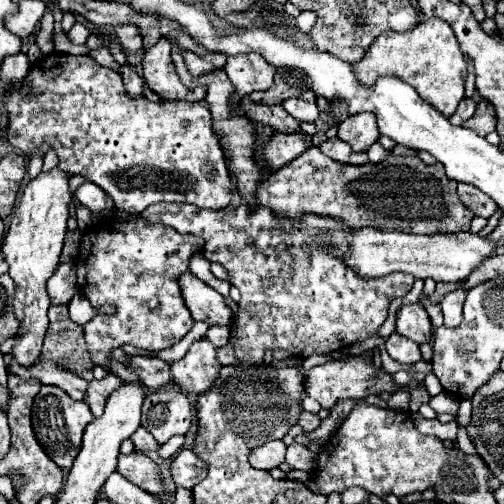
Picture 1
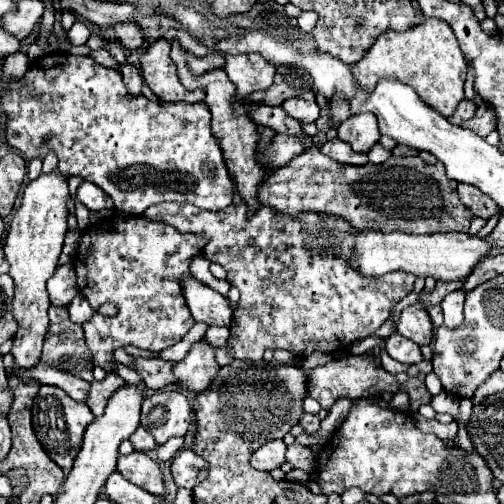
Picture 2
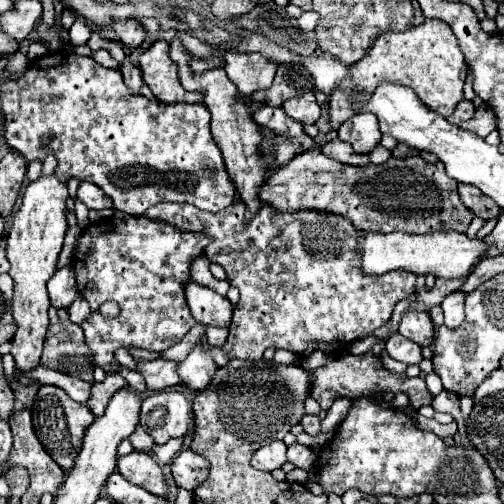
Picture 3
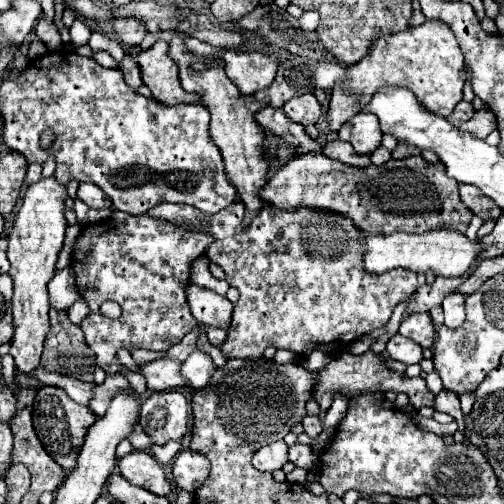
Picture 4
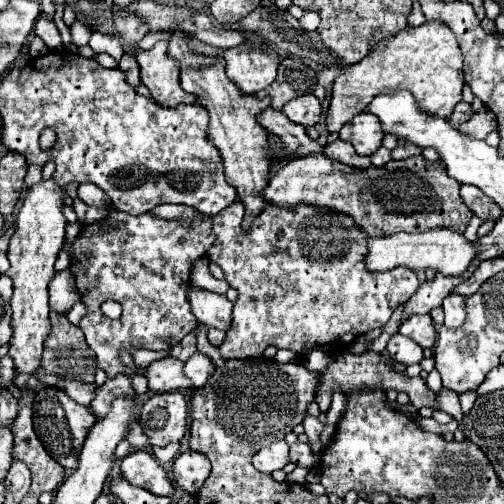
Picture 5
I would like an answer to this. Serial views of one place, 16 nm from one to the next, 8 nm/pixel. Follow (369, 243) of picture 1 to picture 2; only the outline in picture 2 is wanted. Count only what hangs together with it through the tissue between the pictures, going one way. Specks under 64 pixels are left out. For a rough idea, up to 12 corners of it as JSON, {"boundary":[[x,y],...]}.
{"boundary":[[354,232],[362,276],[456,282],[490,256],[466,232]]}

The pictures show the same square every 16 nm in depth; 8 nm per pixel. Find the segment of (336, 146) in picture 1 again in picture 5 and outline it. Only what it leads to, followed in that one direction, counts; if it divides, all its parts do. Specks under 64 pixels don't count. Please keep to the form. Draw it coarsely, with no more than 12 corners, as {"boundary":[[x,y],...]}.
{"boundary":[[336,140],[324,146],[332,160],[368,168],[370,158],[356,154],[352,144]]}

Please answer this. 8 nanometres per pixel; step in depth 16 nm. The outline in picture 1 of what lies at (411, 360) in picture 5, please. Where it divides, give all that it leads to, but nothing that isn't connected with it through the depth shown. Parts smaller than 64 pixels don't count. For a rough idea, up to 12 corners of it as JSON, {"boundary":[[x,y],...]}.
{"boundary":[[392,332],[386,352],[400,364],[420,360],[414,340]]}

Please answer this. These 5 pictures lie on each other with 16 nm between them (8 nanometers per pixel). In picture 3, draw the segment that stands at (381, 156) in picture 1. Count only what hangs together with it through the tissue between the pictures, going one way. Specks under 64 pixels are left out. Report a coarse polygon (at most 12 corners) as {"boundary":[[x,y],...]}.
{"boundary":[[377,145],[368,156],[371,163],[380,165],[392,155],[382,145]]}

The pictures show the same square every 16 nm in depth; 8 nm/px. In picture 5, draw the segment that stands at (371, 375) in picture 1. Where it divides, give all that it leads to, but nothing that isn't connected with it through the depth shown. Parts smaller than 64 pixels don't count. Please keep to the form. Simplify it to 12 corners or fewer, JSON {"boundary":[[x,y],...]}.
{"boundary":[[372,350],[338,354],[324,372],[316,402],[330,408],[332,392],[396,390],[410,404],[436,408],[424,378],[390,368]]}

